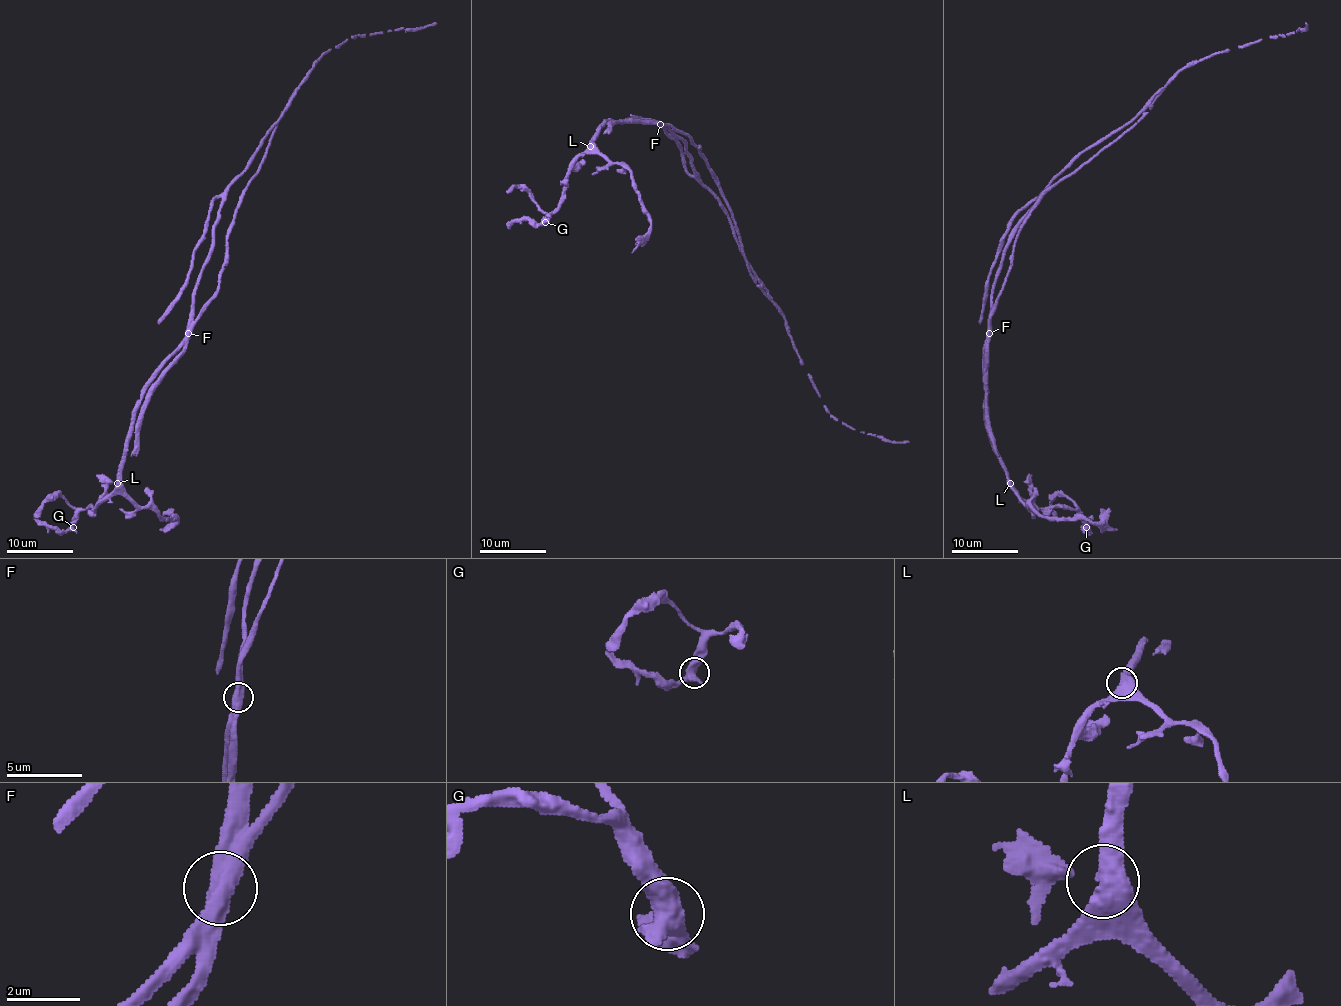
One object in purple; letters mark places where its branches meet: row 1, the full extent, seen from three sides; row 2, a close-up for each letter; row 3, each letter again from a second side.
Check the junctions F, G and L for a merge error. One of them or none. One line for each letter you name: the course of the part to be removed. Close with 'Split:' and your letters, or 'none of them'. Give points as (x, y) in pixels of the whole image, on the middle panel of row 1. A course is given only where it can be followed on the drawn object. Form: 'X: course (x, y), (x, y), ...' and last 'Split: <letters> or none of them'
F: course (660, 124), (685, 144), (696, 177), (718, 200), (744, 260), (771, 298)
Split: F

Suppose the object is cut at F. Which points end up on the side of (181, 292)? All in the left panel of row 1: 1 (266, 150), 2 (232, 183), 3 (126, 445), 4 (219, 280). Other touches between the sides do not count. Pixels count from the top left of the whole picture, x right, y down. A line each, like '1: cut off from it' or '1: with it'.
1: cut off from it
2: with it
3: cut off from it
4: cut off from it

